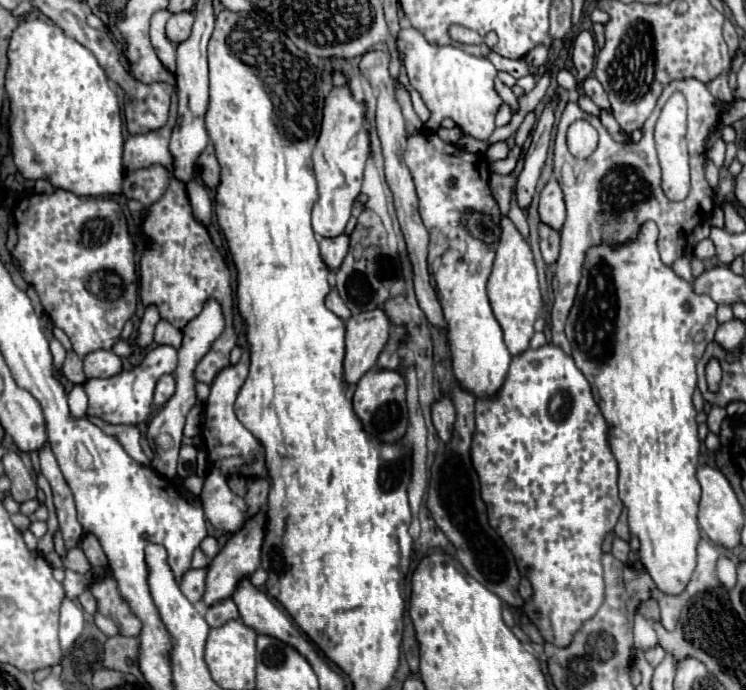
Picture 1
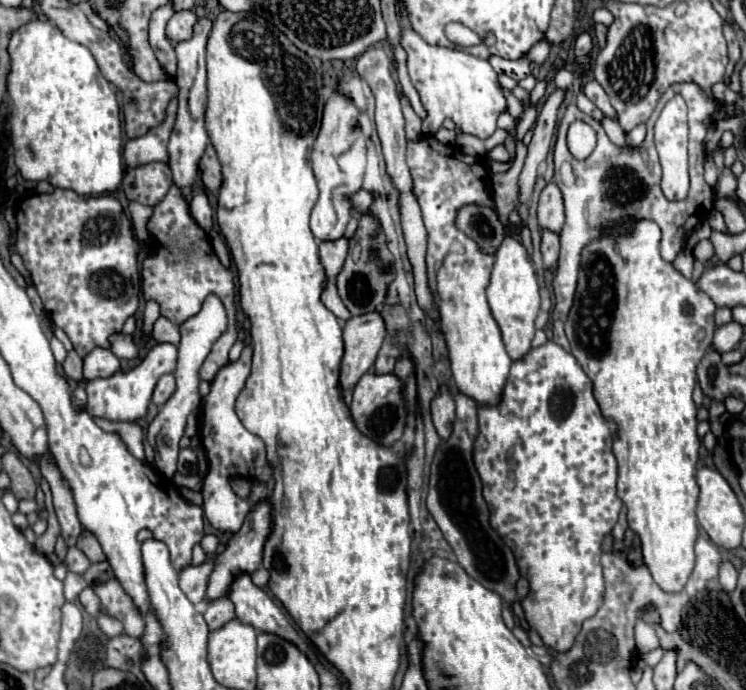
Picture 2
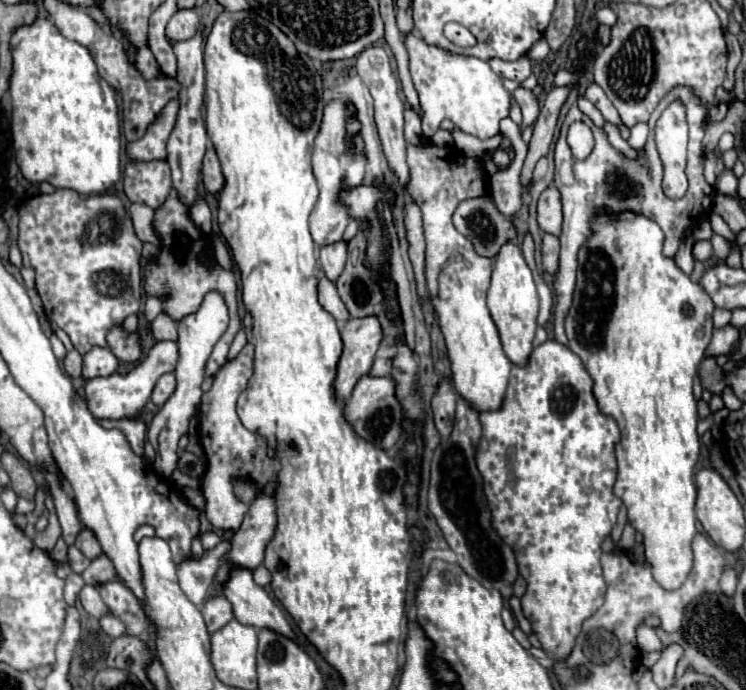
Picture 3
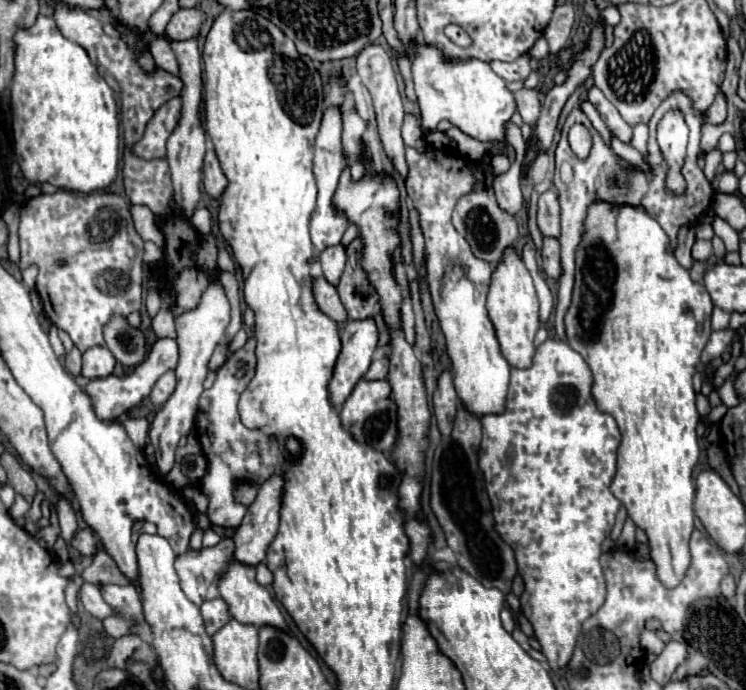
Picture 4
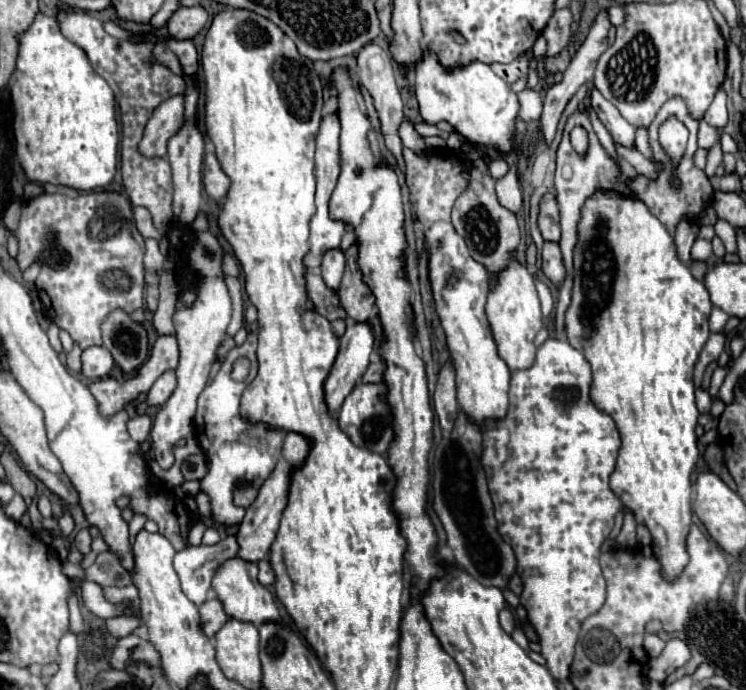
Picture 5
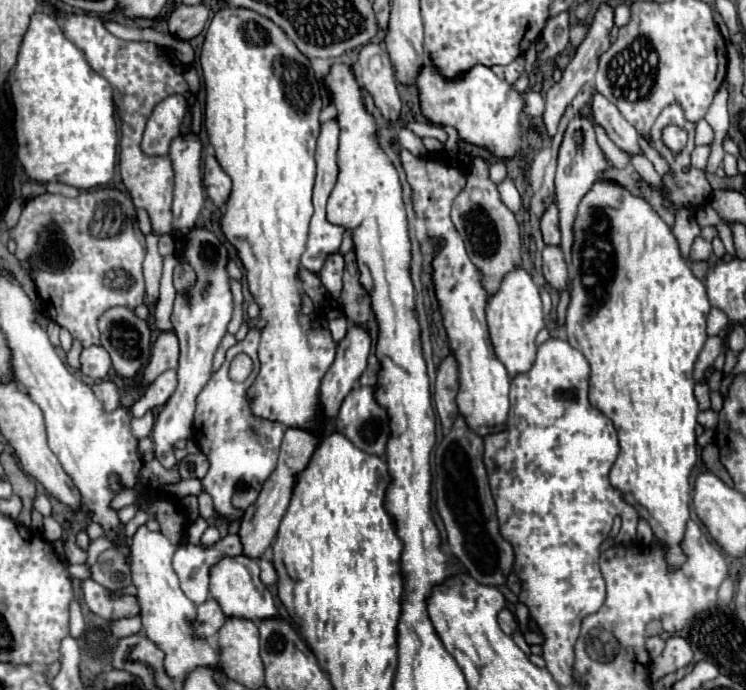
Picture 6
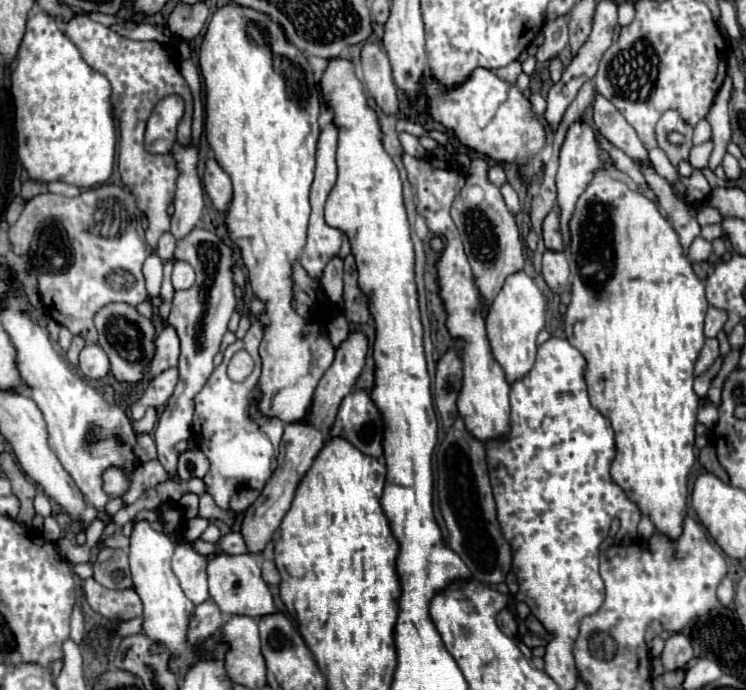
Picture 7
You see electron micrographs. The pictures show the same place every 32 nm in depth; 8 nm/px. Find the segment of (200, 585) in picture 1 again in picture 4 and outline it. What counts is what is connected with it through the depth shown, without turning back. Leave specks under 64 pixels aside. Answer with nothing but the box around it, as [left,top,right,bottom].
[174,538,234,606]

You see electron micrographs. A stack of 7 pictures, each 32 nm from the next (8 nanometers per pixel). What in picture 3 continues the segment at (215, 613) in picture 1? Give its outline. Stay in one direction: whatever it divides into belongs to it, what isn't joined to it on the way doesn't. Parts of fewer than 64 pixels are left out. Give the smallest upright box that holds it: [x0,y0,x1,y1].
[202,596,234,634]

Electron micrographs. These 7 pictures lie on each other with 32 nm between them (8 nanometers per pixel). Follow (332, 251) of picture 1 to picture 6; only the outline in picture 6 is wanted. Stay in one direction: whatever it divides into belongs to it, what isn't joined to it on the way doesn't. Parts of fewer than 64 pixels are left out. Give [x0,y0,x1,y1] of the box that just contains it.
[320,254,344,300]

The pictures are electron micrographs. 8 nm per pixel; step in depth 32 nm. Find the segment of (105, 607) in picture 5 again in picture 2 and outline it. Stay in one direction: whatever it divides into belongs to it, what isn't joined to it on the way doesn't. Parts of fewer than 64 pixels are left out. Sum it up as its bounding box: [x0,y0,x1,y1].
[80,586,102,618]

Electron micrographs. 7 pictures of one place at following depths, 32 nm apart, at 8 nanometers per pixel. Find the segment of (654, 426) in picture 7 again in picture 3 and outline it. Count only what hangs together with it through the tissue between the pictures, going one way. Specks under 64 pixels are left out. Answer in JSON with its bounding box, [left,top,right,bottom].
[566,208,714,590]

